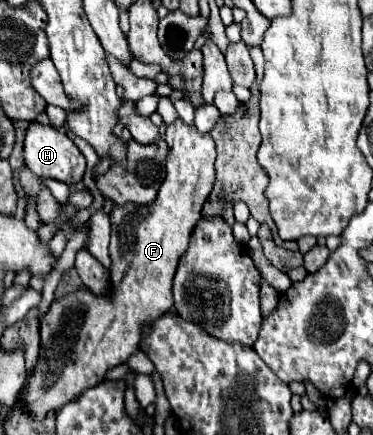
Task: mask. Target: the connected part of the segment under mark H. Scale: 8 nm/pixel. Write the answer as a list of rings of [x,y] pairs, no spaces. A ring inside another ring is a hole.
[[[32,122],[26,130],[24,162],[36,176],[54,178],[64,184],[78,184],[86,172],[86,160],[82,156],[82,152],[76,148],[76,144],[64,132],[60,132],[52,126],[42,126],[38,122]]]

